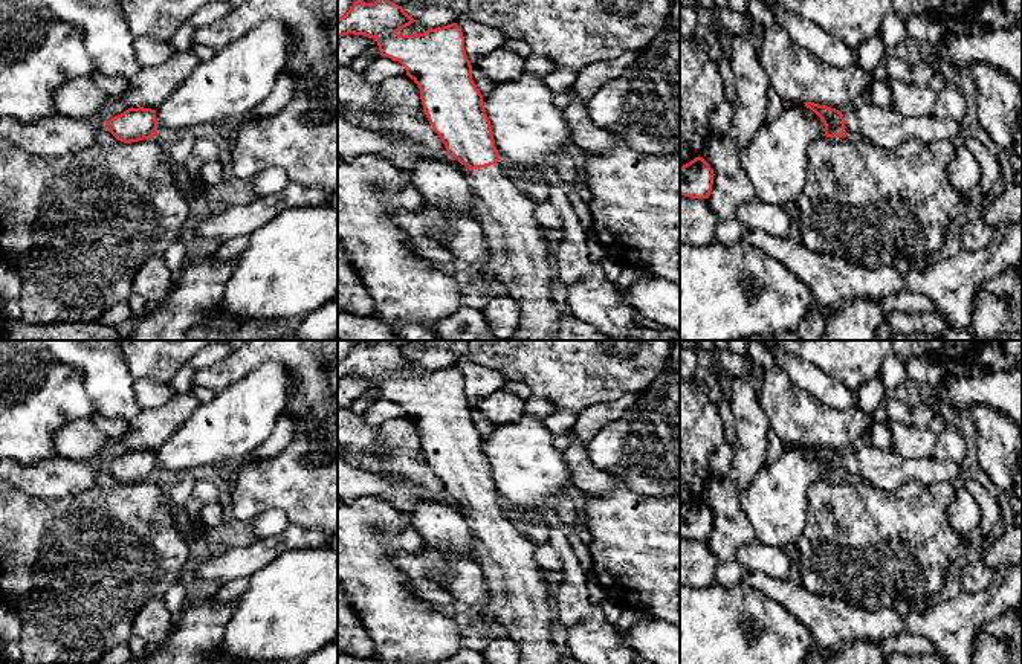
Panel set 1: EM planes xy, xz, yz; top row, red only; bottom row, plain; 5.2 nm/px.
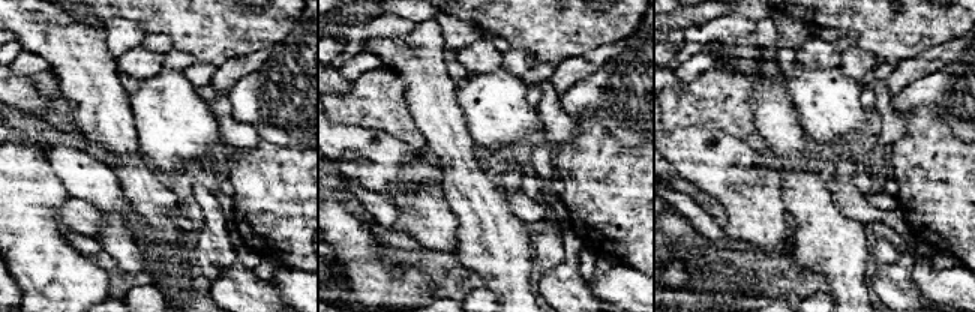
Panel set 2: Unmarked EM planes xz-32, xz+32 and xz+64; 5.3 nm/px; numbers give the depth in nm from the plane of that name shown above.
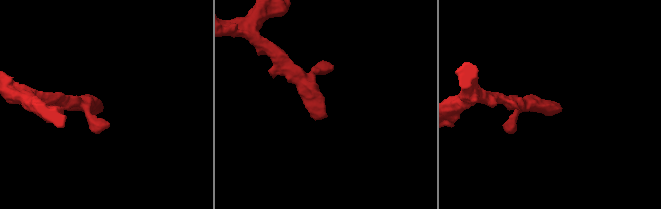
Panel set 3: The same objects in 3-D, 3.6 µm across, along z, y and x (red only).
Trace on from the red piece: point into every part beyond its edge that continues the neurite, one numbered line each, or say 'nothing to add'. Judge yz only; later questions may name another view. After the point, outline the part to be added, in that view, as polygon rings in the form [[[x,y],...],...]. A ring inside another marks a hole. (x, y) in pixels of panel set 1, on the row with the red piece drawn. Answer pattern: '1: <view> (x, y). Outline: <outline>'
1: yz (880, 125). Outline: [[[862,98],[842,111],[848,136],[863,139],[888,151],[895,151],[907,140],[926,145],[952,140],[961,134],[961,124],[949,118],[907,118],[891,107],[878,107]]]

